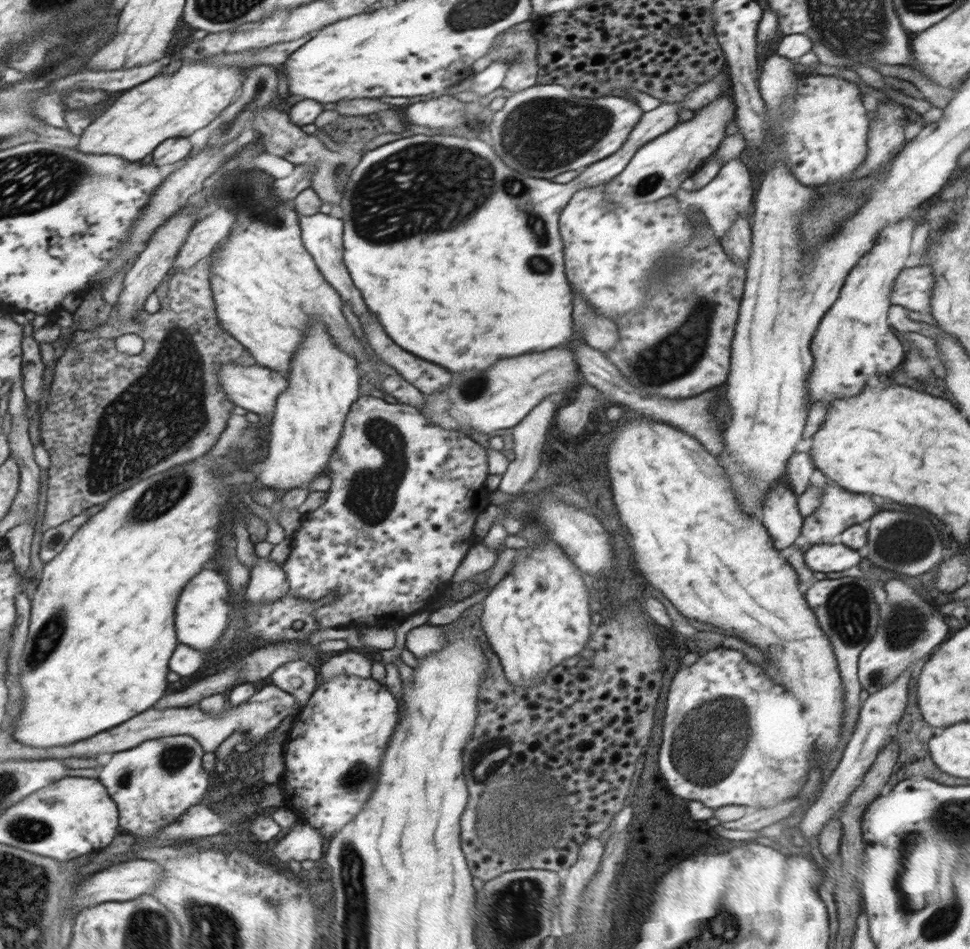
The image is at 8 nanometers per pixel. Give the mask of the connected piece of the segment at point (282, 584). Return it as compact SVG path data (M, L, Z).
M260 558L250 572L246 599L252 604L274 602L289 592L285 570L272 559Z

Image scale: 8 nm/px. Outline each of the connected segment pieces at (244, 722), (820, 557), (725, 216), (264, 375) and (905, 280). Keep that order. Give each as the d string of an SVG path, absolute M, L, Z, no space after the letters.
M274 683L264 686L256 694L239 704L230 706L227 702L226 712L218 714L204 714L202 709L192 707L178 708L172 707L168 710L146 710L146 714L138 714L138 718L132 718L126 722L126 726L116 726L114 730L108 730L106 734L96 734L94 738L88 738L86 742L74 742L68 746L58 746L58 759L64 758L82 758L86 756L98 756L106 759L113 753L130 750L144 741L154 740L163 736L190 735L201 742L206 752L215 752L215 750L236 730L244 729L247 732L249 743L264 744L269 732L276 729L277 726L288 716L298 712L297 700L293 694L282 690Z
M844 544L812 545L805 552L805 563L814 572L846 572L848 568L856 566L860 562L860 556L864 552L854 550Z
M736 157L722 165L718 174L712 181L697 191L688 191L678 187L674 194L676 199L685 202L688 206L698 206L707 218L707 224L713 230L714 236L720 240L724 238L739 216L751 215L753 208L754 190L752 189L752 176L746 165Z
M222 365L221 383L230 402L270 419L275 413L276 399L288 388L285 374L261 365Z
M927 264L904 267L893 282L889 297L892 305L900 305L914 312L926 312L931 306L934 277Z

